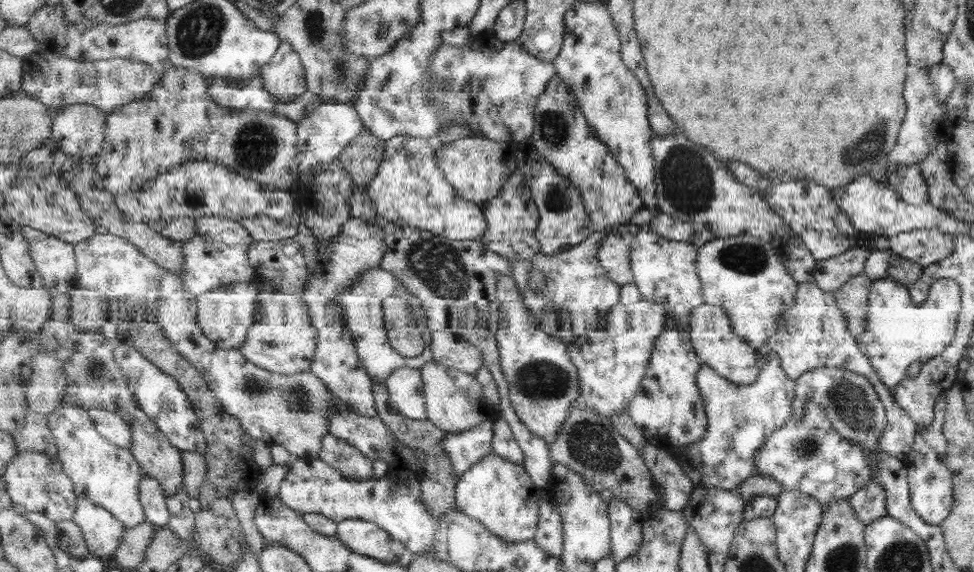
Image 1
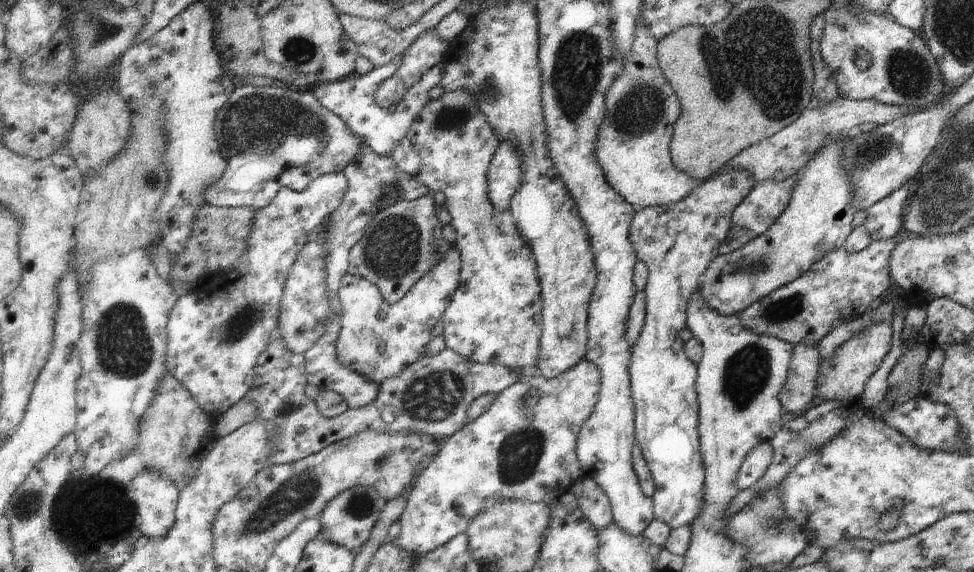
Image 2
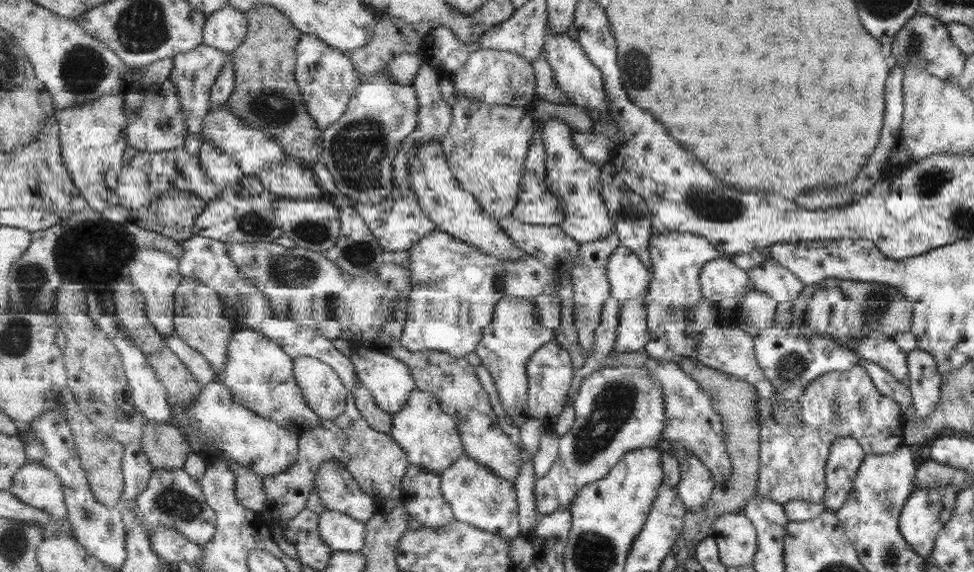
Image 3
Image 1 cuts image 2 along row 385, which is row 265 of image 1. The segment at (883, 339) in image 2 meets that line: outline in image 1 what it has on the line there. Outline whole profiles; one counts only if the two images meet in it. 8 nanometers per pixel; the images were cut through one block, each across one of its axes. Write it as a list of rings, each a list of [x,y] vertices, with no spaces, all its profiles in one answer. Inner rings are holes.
[[[865,231],[857,234],[858,236],[862,240],[856,240],[855,246],[850,247],[846,252],[835,257],[814,261],[813,282],[822,291],[831,293],[849,278],[864,272],[865,260],[875,250],[873,240],[880,235]]]

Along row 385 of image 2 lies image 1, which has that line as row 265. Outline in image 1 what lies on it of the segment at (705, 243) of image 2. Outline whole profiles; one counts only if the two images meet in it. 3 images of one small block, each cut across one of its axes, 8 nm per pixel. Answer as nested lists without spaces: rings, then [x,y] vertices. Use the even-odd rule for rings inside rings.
[[[652,230],[637,231],[632,245],[632,270],[643,299],[660,303],[675,314],[690,316],[697,306],[704,305],[697,277],[697,250],[695,244],[671,241],[654,234]]]

